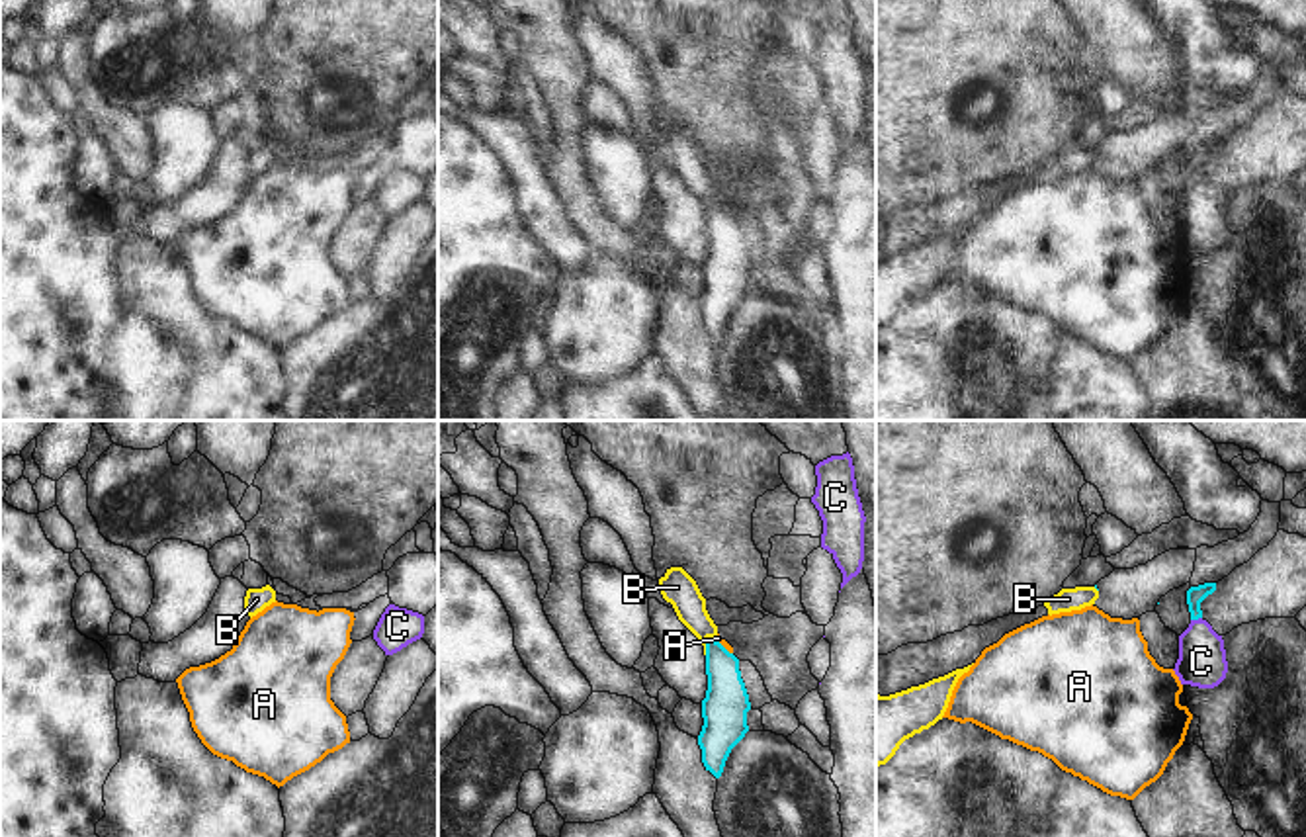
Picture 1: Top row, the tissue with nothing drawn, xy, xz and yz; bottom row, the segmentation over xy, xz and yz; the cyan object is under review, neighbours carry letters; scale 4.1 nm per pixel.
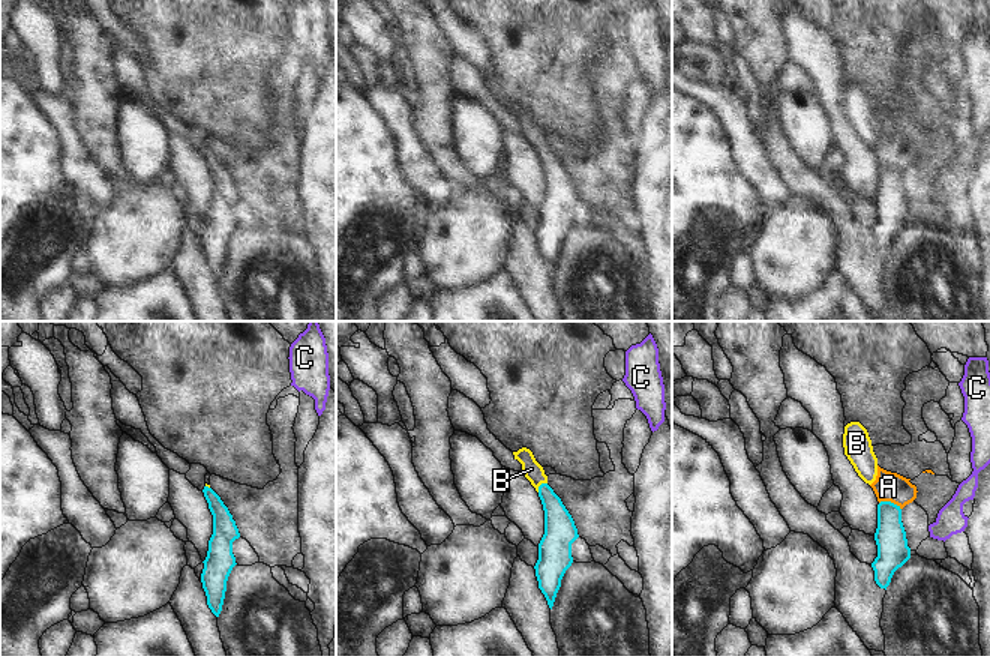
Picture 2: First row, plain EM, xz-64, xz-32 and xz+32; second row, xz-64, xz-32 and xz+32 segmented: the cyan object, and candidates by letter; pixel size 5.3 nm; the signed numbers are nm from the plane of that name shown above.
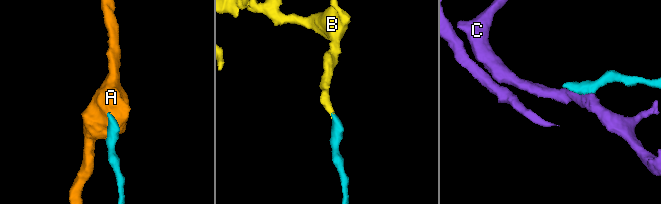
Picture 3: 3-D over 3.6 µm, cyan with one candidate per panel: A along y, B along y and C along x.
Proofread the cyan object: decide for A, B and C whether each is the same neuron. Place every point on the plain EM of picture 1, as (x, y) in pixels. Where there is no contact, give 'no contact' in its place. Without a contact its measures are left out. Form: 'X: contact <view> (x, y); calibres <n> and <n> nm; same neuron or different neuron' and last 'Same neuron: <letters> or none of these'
A: contact xz (722, 208); calibres 190 and 20 nm; different neuron
B: contact xz (706, 208); calibres 180 and 140 nm; same neuron
C: contact yz (1195, 180); calibres 80 and 190 nm; different neuron
Same neuron: B

